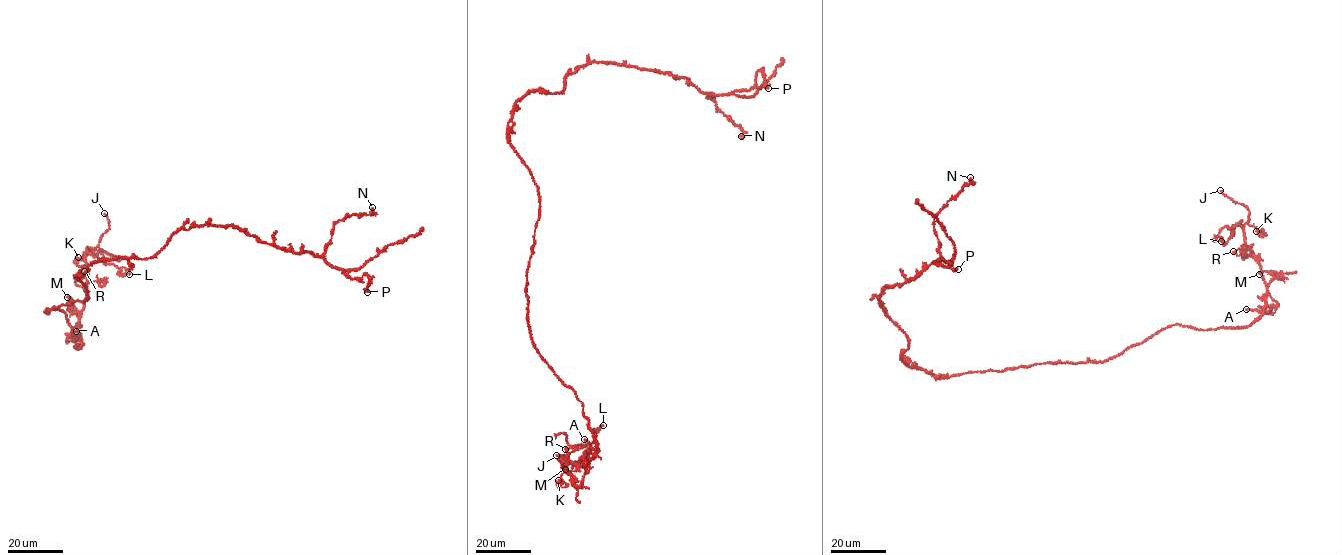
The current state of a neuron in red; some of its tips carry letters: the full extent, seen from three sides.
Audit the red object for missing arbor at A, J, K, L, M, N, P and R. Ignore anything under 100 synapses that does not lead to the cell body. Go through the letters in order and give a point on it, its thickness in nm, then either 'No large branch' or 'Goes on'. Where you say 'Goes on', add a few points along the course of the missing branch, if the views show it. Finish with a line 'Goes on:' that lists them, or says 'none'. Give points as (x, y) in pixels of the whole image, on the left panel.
A: Place: (76, 331). Thickness 260 nm. No large branch
J: Place: (104, 213). Thickness 200 nm. Goes on. Course of what is missing: (104, 213), (63, 179)
K: Place: (78, 257). Thickness 160 nm. No large branch
L: Place: (129, 274). Thickness 200 nm. No large branch
M: Place: (67, 297). Thickness 320 nm. No large branch
N: Place: (372, 207). Thickness 340 nm. No large branch
P: Place: (367, 292). Thickness 550 nm. No large branch
R: Place: (84, 271). Thickness 180 nm. No large branch
Goes on: J

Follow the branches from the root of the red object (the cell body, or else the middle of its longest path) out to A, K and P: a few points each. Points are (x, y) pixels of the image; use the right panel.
A: (1001, 371), (1049, 363), (1104, 362), (1172, 326), (1202, 330), (1245, 327), (1261, 314), (1246, 309)
K: (1001, 371), (1104, 362), (1172, 326), (1248, 326), (1267, 294), (1244, 224), (1266, 235), (1256, 231)
P: (1001, 371), (942, 377), (902, 359), (909, 343), (883, 289), (952, 264), (938, 259), (958, 269)

